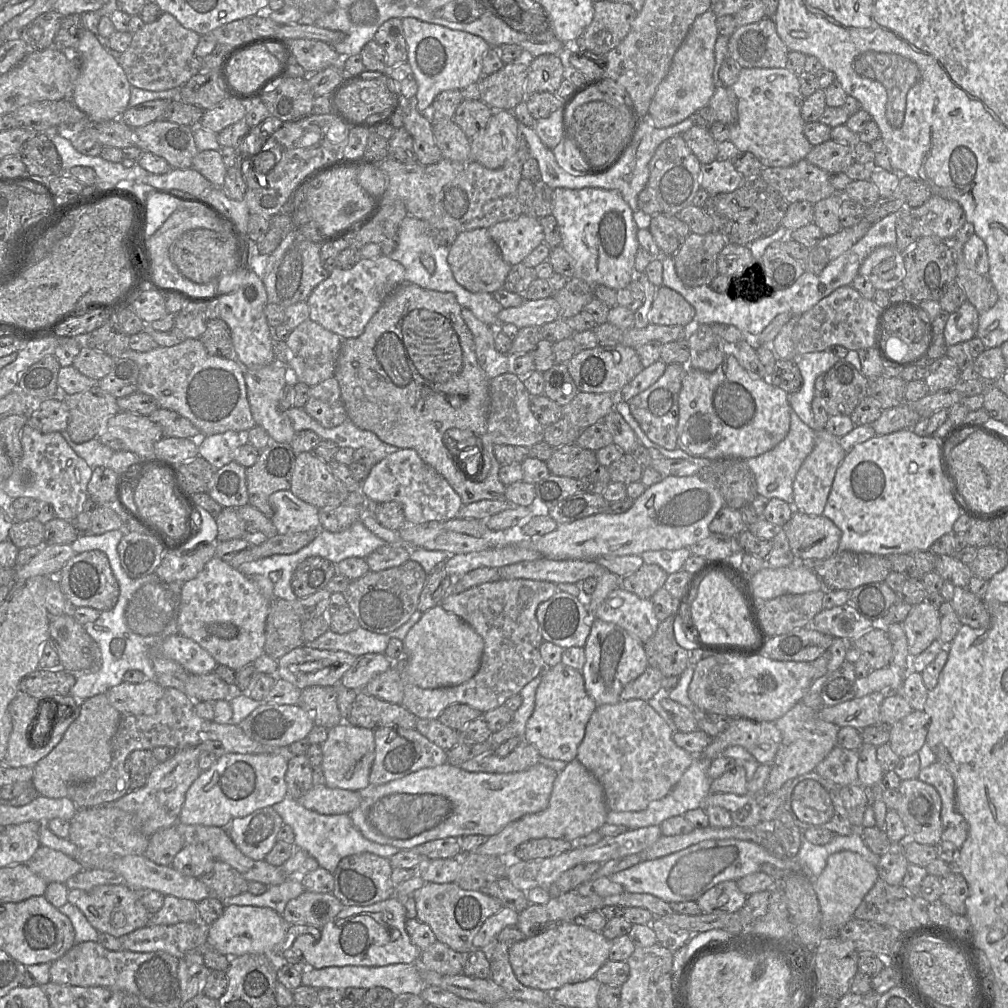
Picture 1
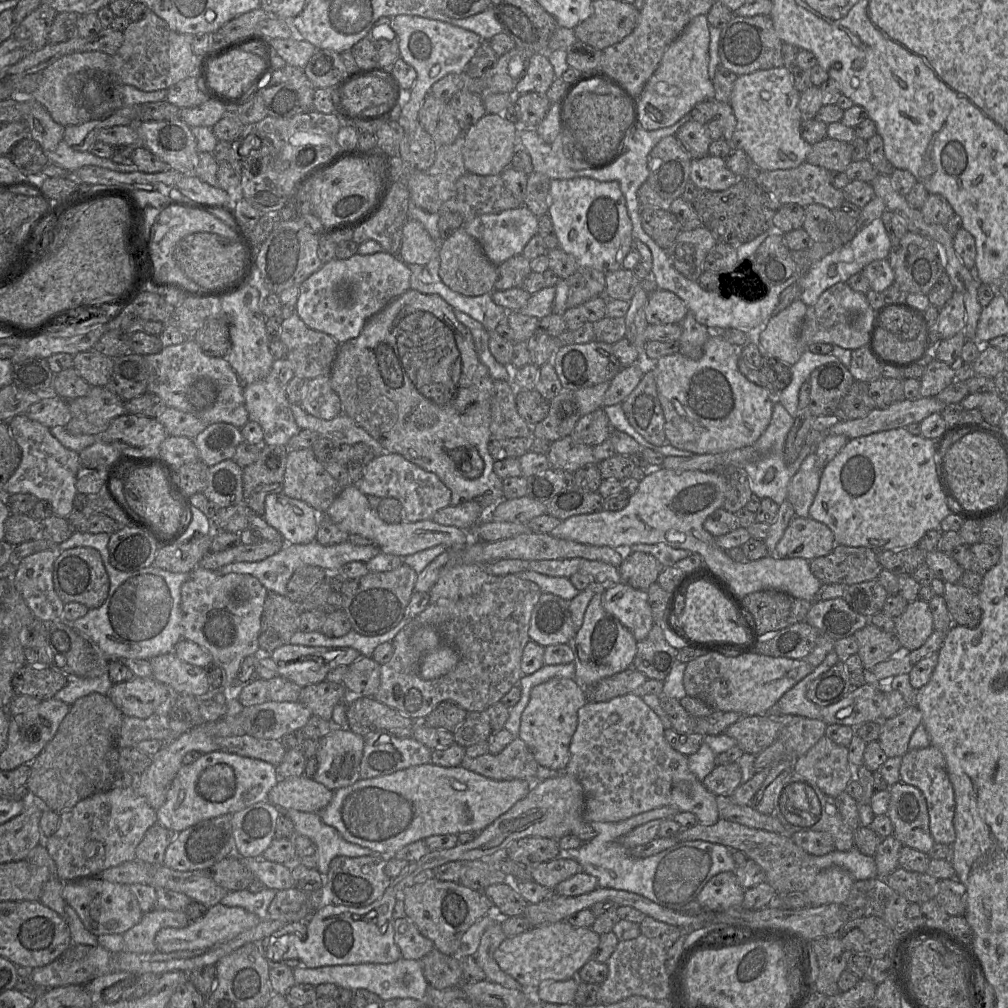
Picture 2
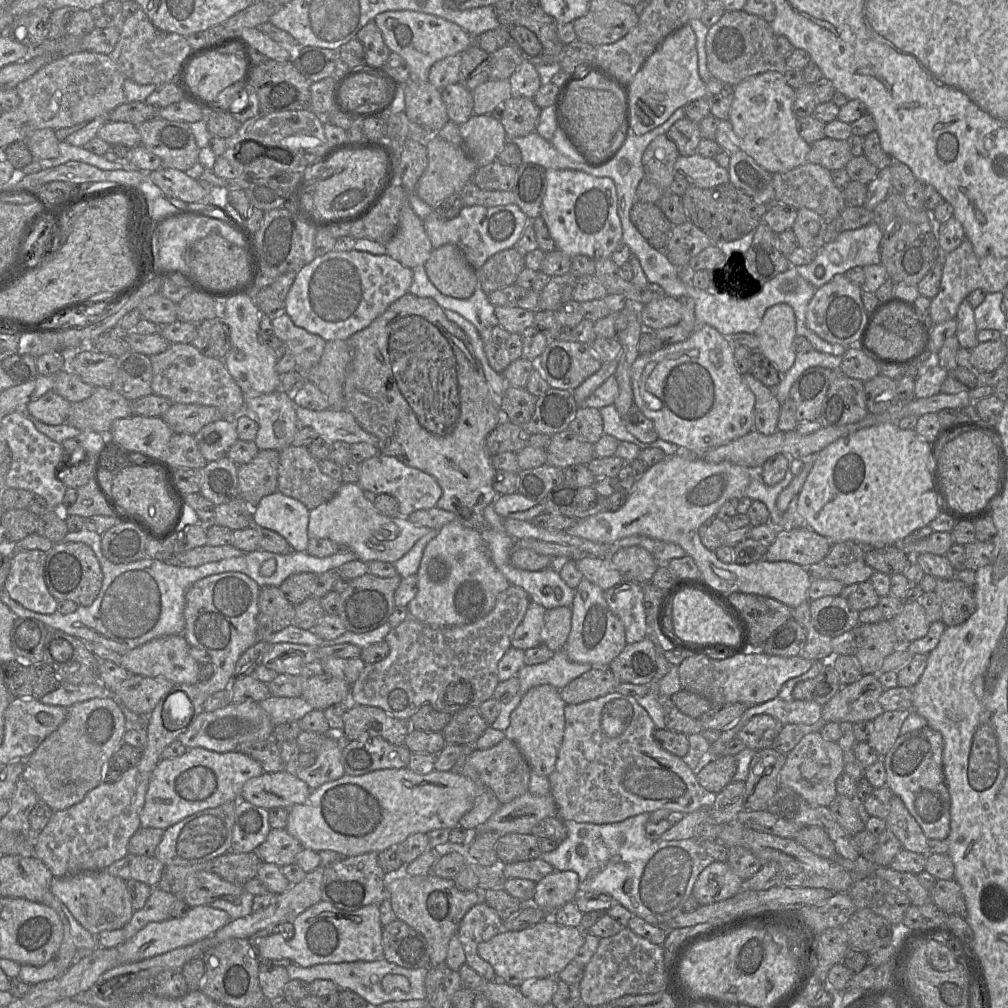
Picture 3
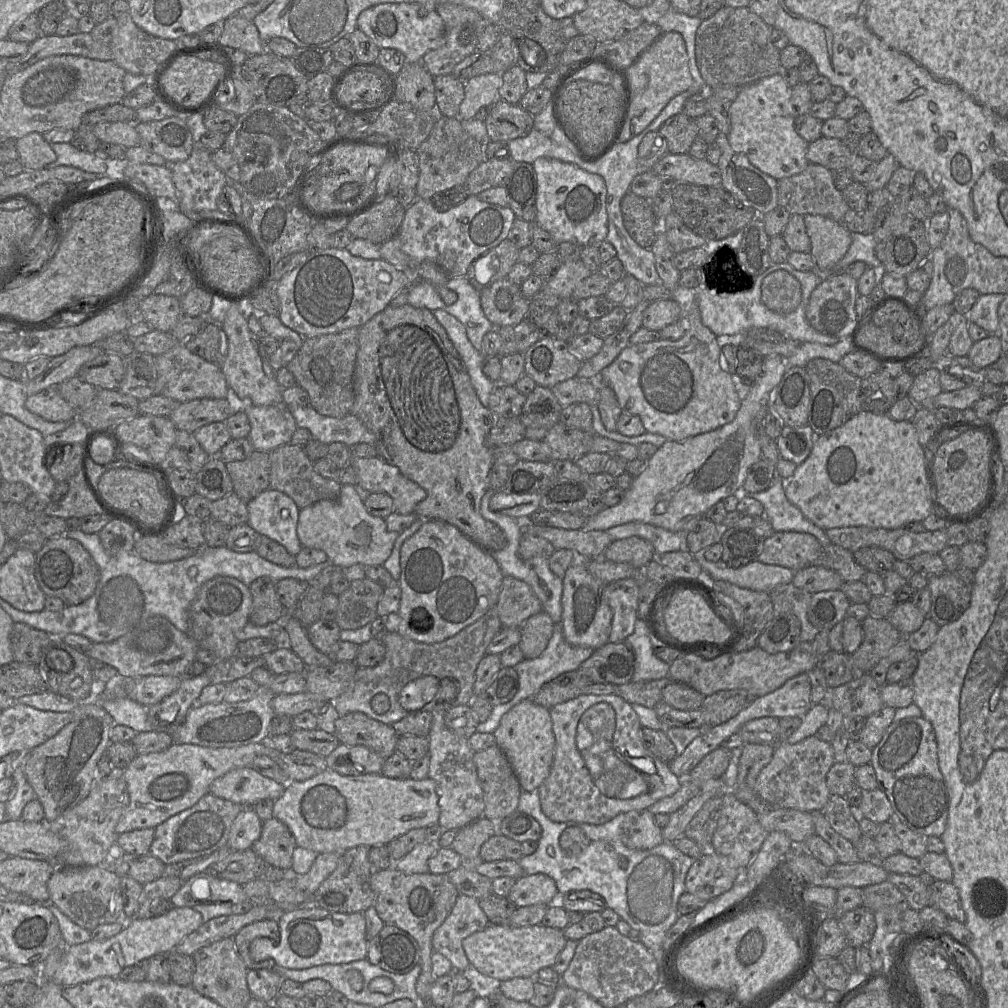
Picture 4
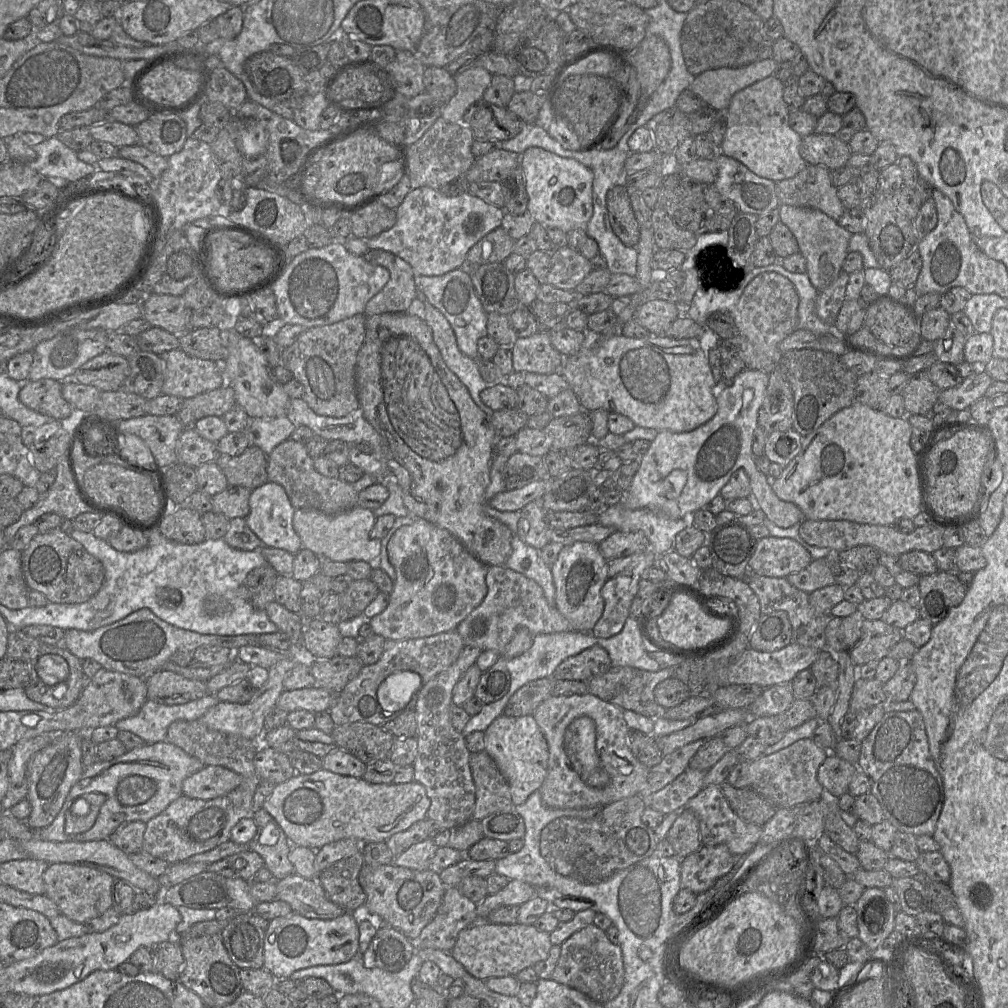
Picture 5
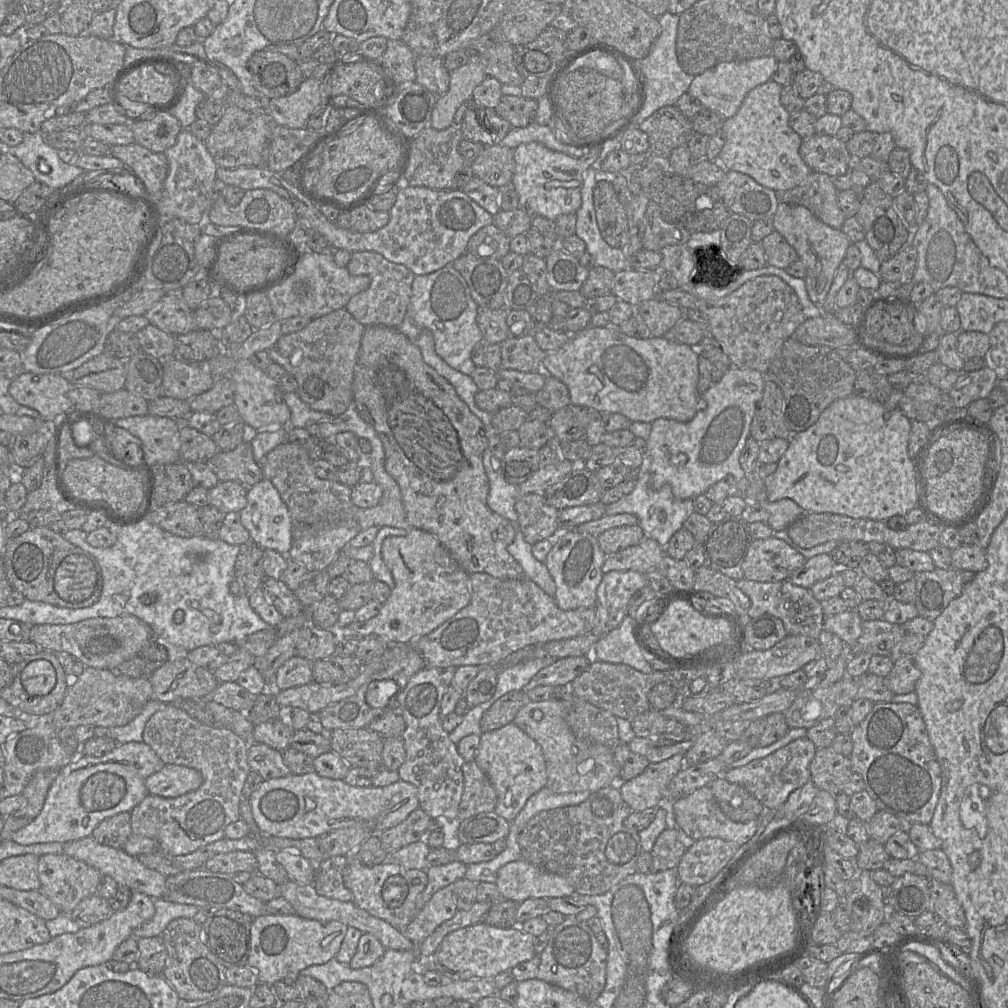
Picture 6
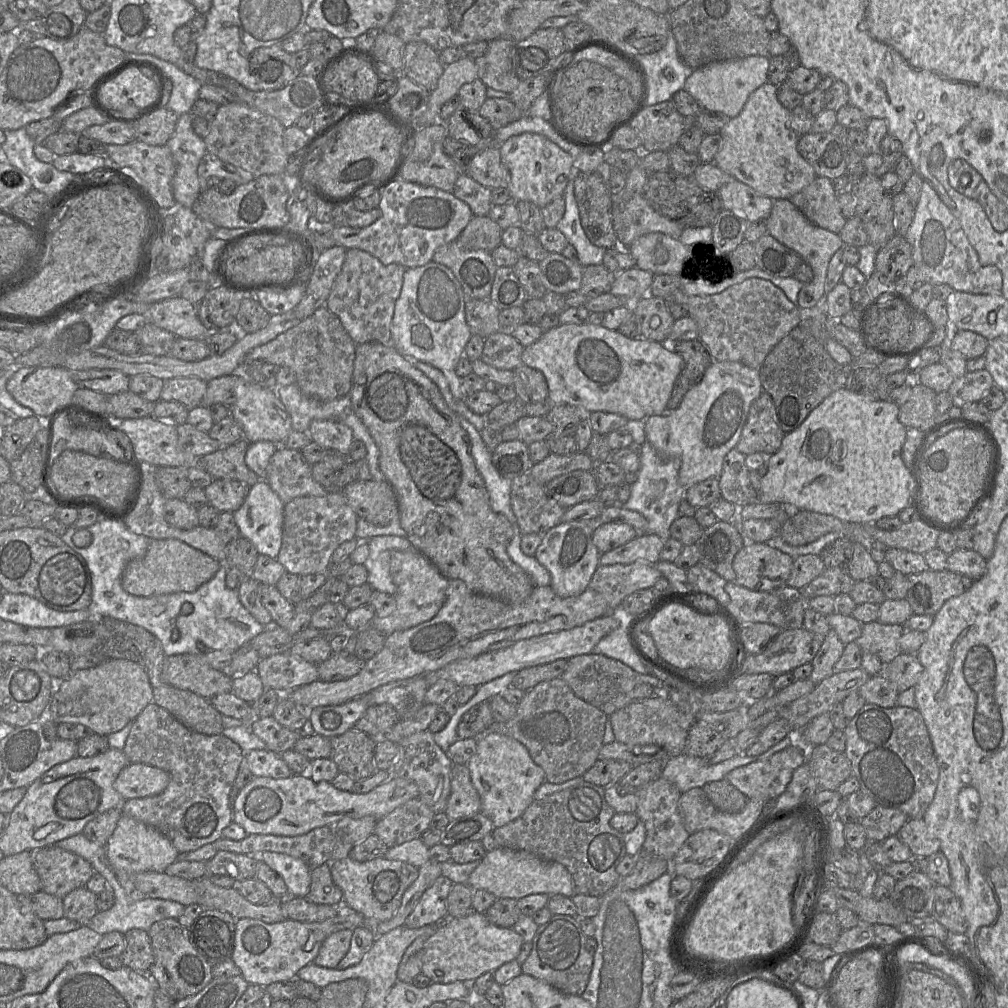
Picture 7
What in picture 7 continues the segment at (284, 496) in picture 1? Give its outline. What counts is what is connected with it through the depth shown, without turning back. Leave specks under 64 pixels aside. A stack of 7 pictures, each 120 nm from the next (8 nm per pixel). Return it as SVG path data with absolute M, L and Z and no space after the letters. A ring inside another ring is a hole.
M259 480L249 487L243 505L234 512L236 524L240 535L250 540L256 547L259 554L277 558L283 536L285 503L280 499L266 480Z

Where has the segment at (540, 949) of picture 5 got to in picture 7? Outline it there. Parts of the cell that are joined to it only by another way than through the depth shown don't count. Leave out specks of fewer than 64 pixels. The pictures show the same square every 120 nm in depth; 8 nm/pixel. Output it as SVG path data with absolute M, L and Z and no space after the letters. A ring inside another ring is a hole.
M471 911L460 917L446 919L424 944L421 973L434 983L456 981L473 983L479 976L494 972L513 961L520 953L523 938L512 927L498 927L487 920L484 913Z

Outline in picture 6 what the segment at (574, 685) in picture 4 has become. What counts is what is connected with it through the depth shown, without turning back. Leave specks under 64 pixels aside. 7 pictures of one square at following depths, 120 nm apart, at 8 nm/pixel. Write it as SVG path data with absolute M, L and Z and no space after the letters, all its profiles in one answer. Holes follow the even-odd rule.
M526 690L513 691L503 695L482 715L480 733L493 731L513 723L518 711L529 702L531 701L529 701Z

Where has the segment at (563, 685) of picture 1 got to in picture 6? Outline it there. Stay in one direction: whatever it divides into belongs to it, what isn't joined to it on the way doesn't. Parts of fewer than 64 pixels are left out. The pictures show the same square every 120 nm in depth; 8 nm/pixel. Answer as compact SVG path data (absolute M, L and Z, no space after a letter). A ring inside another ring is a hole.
M514 723L480 735L480 744L474 761L496 791L497 805L494 812L512 822L527 800L547 784L546 761L542 748Z

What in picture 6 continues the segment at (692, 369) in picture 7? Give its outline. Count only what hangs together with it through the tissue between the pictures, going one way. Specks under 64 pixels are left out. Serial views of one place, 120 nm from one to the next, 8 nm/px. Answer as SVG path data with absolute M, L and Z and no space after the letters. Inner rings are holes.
M705 337L696 347L699 353L699 380L697 390L700 395L716 384L731 368L729 357L713 337Z

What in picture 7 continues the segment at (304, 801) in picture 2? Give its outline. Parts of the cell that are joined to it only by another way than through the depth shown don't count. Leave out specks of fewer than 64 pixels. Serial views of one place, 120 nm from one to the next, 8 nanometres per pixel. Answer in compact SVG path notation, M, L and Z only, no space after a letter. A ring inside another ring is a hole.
M130 763L118 774L113 786L124 800L128 800L158 795L169 782L169 773L160 768Z

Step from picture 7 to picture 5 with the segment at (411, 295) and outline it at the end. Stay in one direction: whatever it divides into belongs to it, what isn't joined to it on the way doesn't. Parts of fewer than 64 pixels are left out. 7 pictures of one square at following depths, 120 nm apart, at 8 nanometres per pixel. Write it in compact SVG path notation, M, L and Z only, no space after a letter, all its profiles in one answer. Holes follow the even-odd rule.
M458 268L440 276L415 275L415 283L424 294L424 298L416 297L410 305L411 311L418 313L418 317L424 319L425 301L428 301L449 321L460 351L477 360L478 340L487 335L488 313L483 309L475 293L468 269Z

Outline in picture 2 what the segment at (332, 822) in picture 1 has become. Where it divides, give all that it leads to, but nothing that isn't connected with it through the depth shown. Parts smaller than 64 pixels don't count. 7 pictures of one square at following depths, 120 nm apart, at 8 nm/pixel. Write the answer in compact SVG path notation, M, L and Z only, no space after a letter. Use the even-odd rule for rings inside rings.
M294 809L281 810L295 827L295 835L308 837L316 846L316 869L325 876L335 857L382 856L381 854L346 841L339 832L325 824L318 813L302 812Z

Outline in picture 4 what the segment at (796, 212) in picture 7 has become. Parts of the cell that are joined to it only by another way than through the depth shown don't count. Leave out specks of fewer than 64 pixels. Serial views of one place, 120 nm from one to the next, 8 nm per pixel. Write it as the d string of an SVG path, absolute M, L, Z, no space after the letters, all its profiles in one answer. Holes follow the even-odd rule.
M805 215L804 223L811 242L810 254L822 279L828 275L840 273L834 272L834 269L847 253L853 234L842 225L841 221L834 221L822 215Z

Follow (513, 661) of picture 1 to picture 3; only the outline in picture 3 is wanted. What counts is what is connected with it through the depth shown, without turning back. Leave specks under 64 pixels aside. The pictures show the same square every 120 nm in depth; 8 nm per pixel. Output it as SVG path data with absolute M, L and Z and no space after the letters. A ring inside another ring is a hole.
M510 585L499 595L492 611L471 624L437 627L408 616L386 636L385 642L390 648L388 656L378 663L366 665L358 679L351 685L350 705L377 707L402 721L409 721L424 706L431 706L437 711L448 714L454 714L465 707L478 708L483 702L493 698L500 682L499 661L511 648L512 636L522 622L530 603L531 599L524 589ZM456 683L459 689L454 701L449 702L445 696Z

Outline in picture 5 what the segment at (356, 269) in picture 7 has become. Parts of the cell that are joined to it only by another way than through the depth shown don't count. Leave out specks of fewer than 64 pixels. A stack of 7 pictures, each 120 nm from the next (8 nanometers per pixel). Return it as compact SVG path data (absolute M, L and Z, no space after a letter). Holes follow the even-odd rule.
M369 249L363 257L371 264L385 267L390 274L387 284L369 300L363 314L406 313L417 297L412 267L400 257L380 249Z

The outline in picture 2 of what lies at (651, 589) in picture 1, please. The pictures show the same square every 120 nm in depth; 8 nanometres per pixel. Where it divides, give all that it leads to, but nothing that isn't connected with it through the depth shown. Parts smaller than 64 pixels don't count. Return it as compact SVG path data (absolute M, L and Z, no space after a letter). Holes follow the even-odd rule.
M632 552L624 555L619 566L621 582L636 589L646 591L657 582L663 565L652 555L644 552Z

